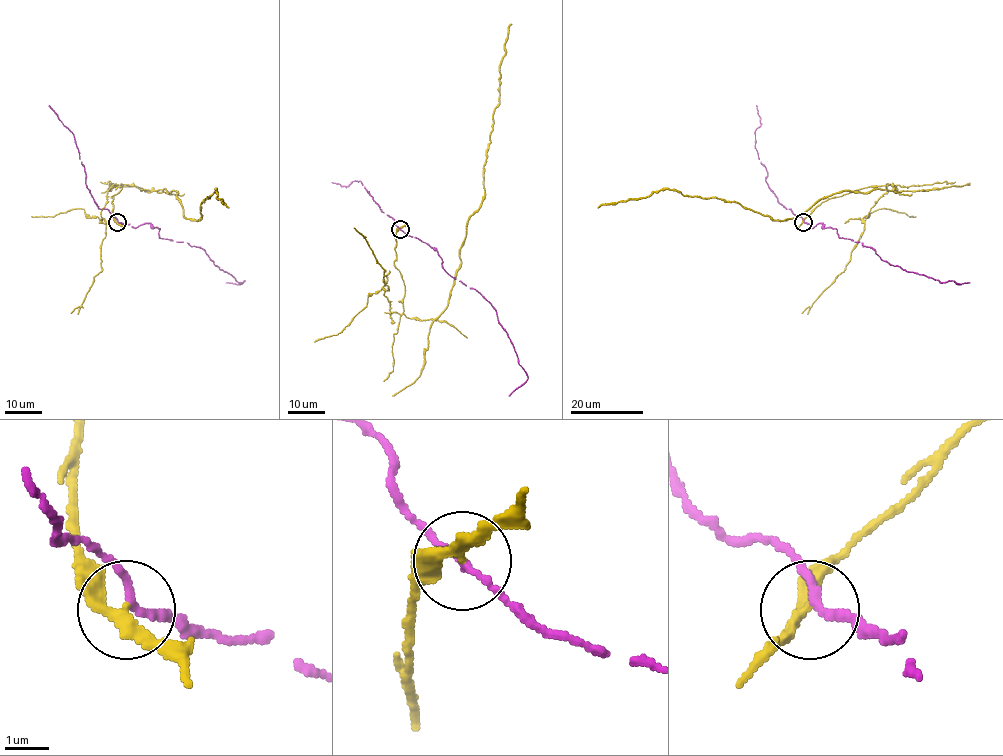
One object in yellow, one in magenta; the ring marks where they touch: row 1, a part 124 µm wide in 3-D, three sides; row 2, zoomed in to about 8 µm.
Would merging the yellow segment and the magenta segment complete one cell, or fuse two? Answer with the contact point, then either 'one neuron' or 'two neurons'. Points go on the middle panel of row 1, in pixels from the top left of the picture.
at (400, 229); two neurons

